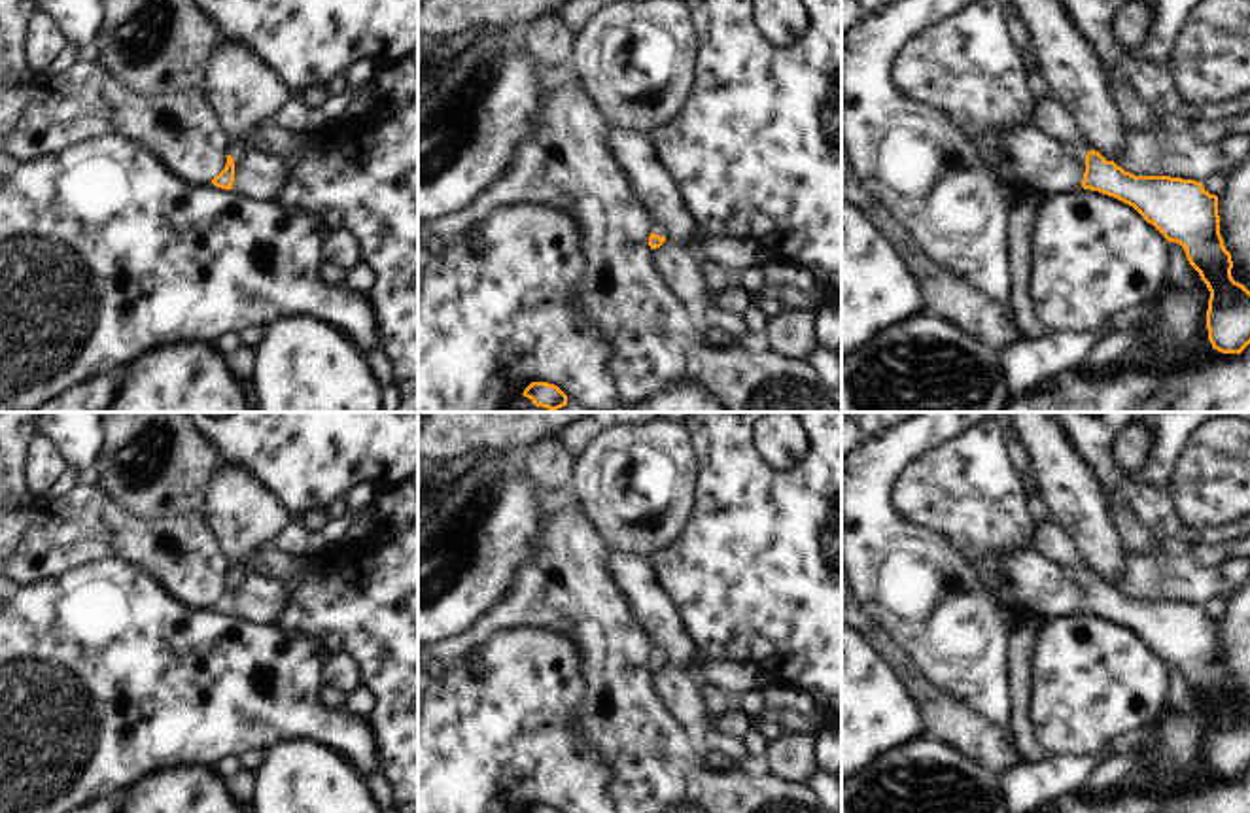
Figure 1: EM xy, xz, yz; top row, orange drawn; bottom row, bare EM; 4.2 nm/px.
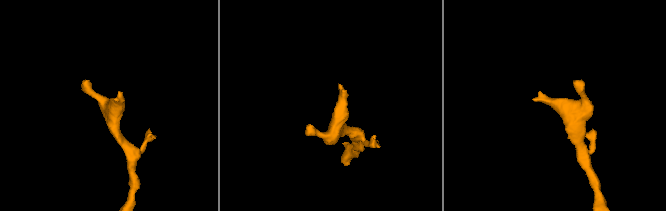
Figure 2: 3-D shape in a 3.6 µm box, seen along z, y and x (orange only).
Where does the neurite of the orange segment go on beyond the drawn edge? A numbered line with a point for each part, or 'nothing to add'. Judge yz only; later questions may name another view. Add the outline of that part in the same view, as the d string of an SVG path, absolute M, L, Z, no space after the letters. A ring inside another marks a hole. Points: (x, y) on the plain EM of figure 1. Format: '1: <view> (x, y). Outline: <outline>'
1: yz (1050, 539). Outline: M1053 516L1036 522L1034 548L1061 569L1070 571L1082 584L1093 573L1082 560L1070 535Z

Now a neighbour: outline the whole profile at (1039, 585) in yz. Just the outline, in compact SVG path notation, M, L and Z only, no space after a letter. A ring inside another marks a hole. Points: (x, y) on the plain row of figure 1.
M1034 546L1008 552L1004 582L1014 590L1017 603L1046 618L1084 613L1085 584Z

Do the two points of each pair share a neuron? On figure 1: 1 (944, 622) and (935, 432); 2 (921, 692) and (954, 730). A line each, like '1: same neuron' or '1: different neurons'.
1: same neuron
2: same neuron

